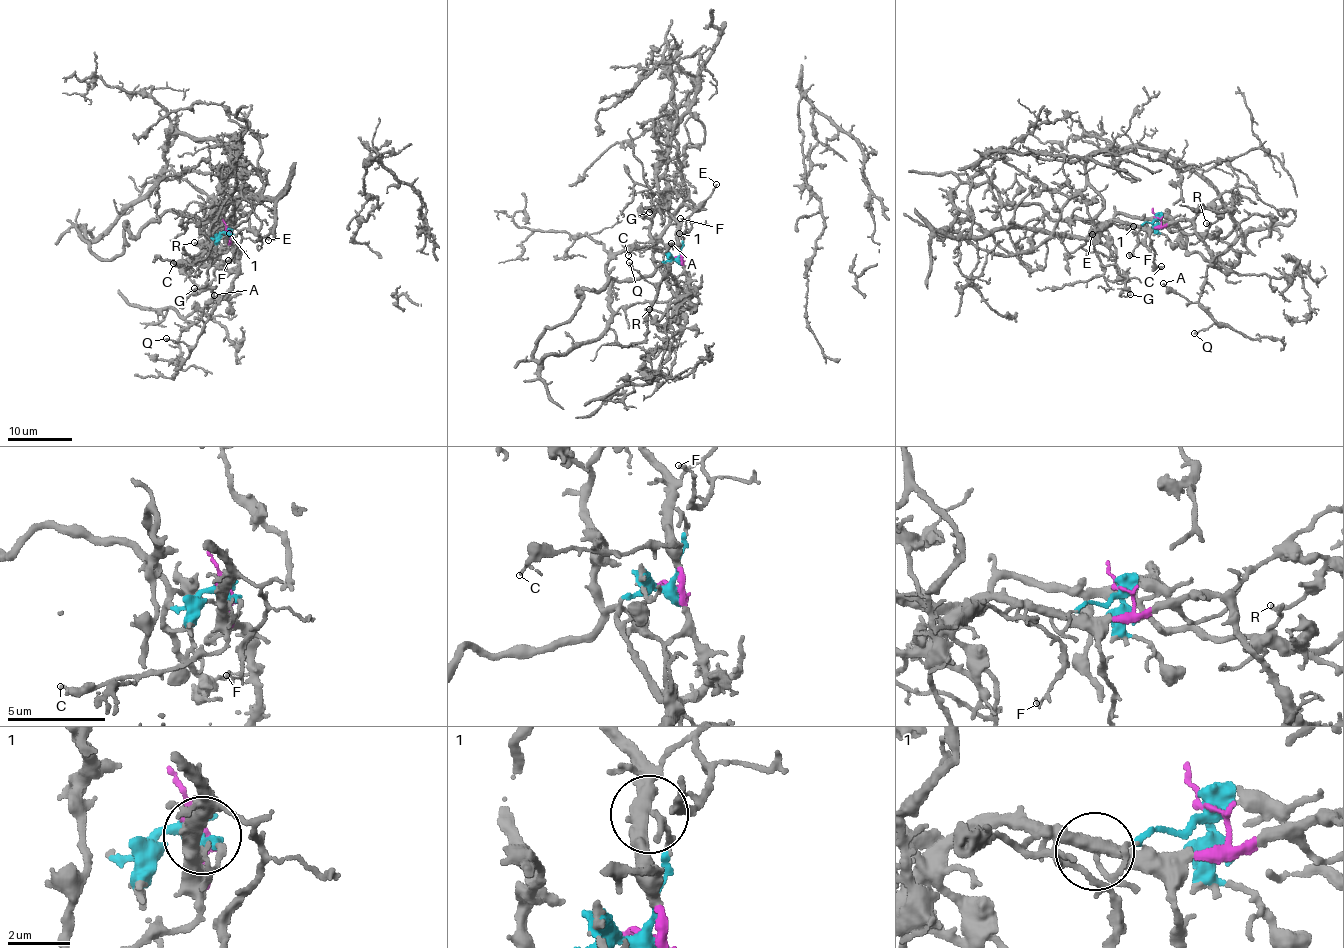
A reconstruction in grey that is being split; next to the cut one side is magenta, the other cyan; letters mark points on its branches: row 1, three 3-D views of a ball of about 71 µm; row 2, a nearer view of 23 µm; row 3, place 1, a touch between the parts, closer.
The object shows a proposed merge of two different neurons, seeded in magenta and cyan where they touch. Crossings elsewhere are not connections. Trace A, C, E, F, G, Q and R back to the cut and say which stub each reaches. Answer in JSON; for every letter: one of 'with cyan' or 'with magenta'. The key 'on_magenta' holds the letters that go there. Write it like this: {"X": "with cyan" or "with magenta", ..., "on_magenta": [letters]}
{"A": "with magenta", "C": "with magenta", "E": "with magenta", "F": "with magenta", "G": "with cyan", "Q": "with magenta", "R": "with cyan", "on_magenta": ["A", "C", "E", "F", "Q"]}

